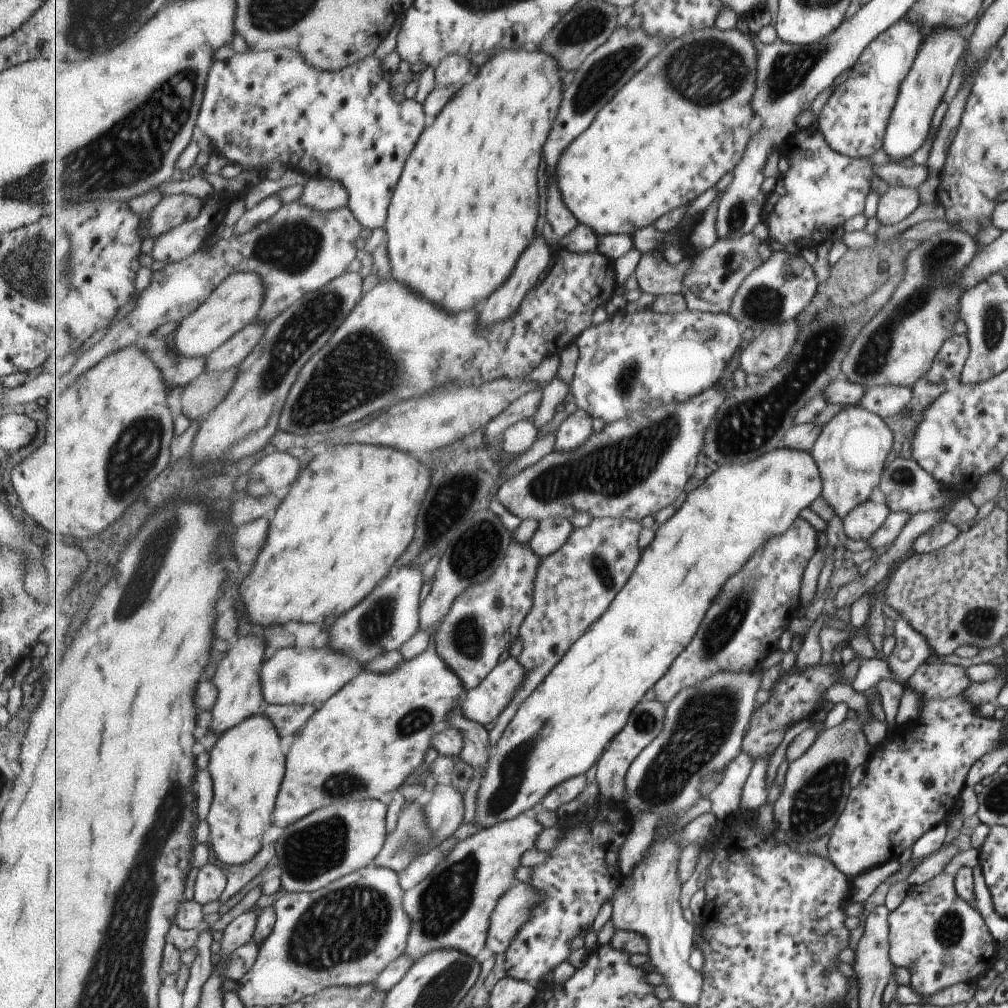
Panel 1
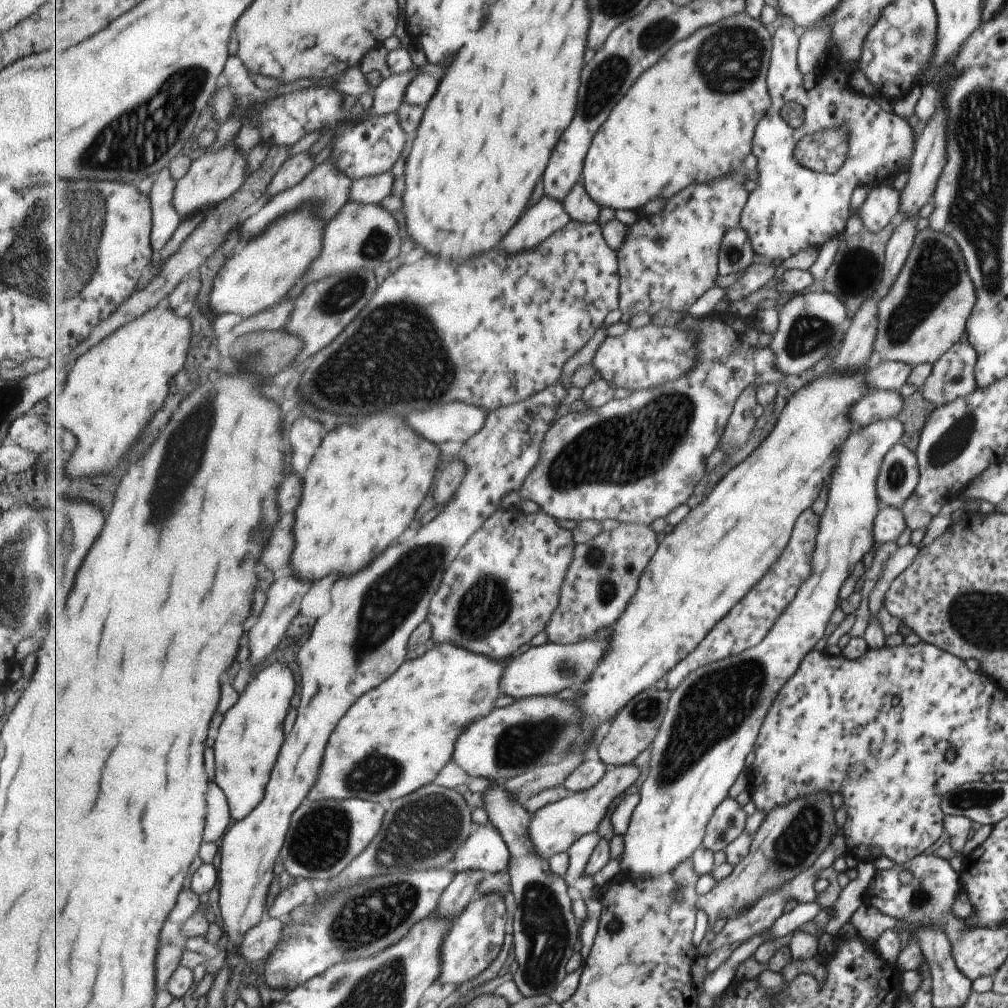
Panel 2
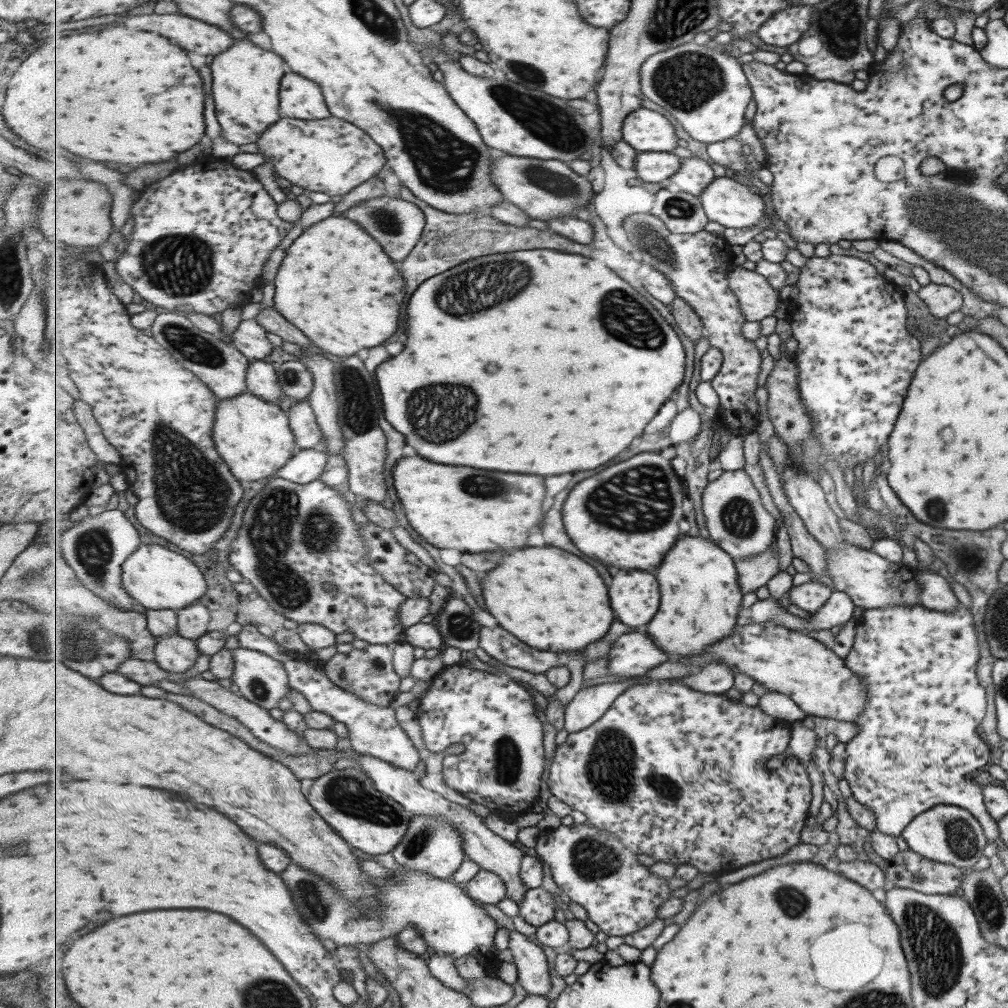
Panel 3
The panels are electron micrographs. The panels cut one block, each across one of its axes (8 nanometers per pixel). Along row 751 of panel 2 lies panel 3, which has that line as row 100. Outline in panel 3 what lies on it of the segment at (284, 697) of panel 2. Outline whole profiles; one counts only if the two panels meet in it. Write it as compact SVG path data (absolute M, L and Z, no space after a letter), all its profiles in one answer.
M248 39L236 40L234 46L227 49L227 52L214 57L211 64L212 96L215 96L215 102L217 102L215 112L217 112L217 118L223 126L225 140L237 146L251 144L251 142L257 143L263 133L272 127L272 124L283 118L280 97L282 79L286 75L283 64L285 64L285 60L281 55L273 50L264 50Z

